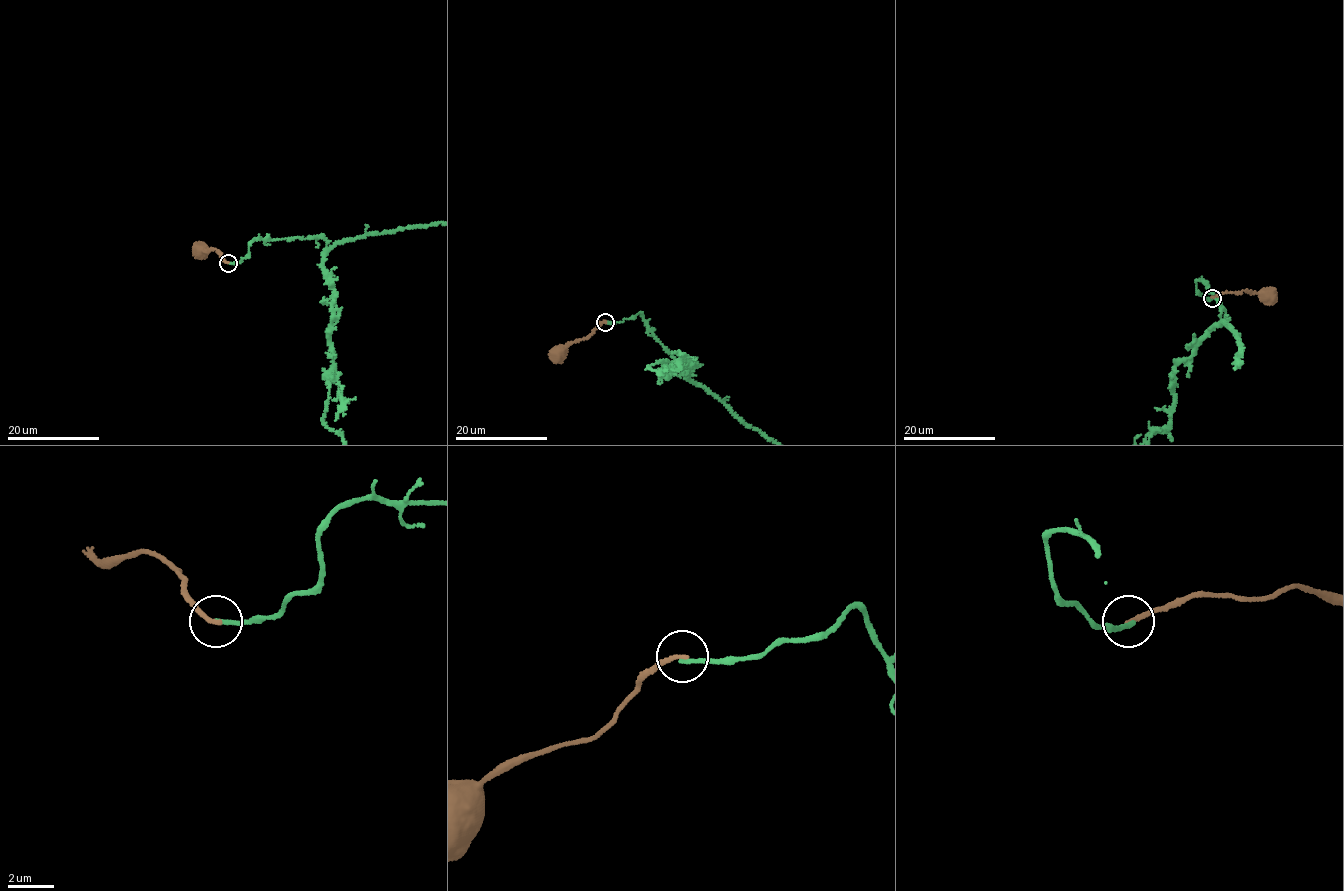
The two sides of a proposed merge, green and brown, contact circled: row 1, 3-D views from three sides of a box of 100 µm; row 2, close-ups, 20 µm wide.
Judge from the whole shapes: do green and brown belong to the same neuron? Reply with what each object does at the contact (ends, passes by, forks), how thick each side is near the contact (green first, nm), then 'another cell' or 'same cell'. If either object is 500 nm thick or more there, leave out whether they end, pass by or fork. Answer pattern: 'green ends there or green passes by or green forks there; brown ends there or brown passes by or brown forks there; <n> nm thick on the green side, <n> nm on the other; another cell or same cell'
green ends there; brown ends there; 180 nm thick on the green side, 200 nm on the other; another cell

